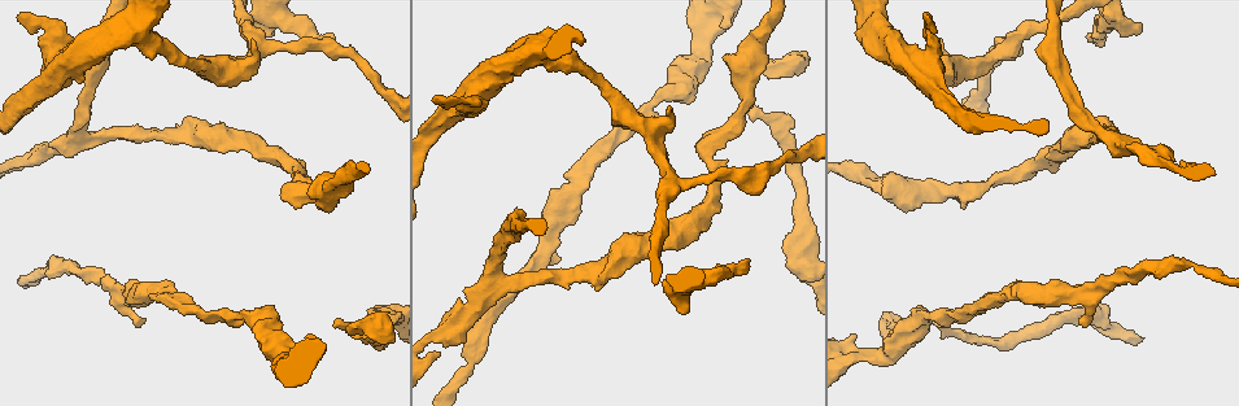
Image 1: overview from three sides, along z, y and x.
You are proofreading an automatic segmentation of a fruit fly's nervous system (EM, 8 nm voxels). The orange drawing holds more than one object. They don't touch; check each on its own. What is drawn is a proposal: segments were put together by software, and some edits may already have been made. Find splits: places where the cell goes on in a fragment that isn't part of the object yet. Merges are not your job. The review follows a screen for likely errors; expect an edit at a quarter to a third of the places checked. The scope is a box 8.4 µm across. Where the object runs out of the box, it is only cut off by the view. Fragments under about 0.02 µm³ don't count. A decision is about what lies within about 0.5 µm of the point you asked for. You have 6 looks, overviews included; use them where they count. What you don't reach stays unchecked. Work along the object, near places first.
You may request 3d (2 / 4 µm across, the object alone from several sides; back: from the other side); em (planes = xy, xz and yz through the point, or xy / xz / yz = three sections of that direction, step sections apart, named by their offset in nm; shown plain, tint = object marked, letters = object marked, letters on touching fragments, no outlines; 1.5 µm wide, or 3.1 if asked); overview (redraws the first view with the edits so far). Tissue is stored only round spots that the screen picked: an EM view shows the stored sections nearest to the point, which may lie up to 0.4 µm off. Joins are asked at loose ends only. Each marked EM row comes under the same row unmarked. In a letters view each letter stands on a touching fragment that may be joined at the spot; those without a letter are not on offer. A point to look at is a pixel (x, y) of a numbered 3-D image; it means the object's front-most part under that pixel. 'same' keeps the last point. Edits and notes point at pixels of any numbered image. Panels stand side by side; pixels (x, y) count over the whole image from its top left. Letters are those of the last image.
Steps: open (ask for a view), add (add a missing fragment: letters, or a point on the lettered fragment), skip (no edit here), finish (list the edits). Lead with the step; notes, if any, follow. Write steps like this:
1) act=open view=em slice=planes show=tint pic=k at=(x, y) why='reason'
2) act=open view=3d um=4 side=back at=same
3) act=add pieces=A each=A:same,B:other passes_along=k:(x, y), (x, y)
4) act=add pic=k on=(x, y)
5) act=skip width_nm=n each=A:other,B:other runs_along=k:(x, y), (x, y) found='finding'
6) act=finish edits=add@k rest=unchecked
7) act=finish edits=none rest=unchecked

act=open view=3d um=4 pic=1 at=(135, 321) why='branch stops here'

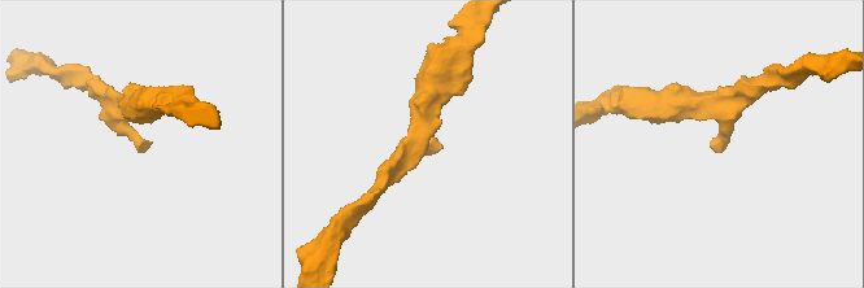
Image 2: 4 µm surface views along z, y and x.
act=open view=em slice=planes show=letters pic=2 at=(135, 147)

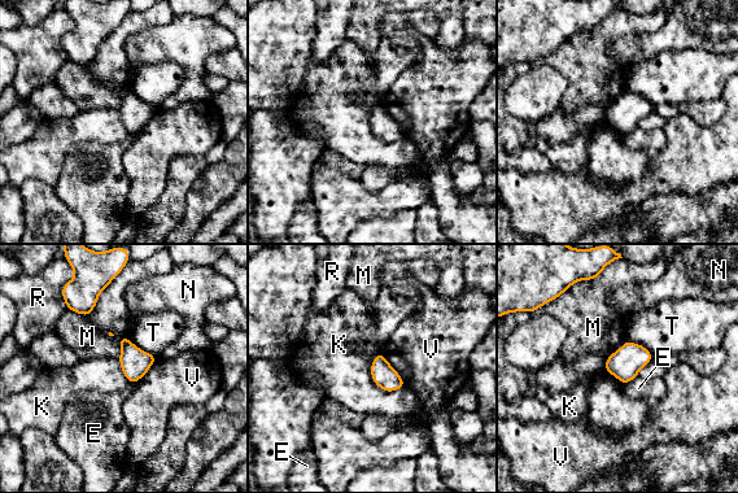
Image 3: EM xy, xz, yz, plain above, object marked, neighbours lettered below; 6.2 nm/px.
act=skip width_nm=150 each=E:other,K:other,M:other,N:other,R:other,T:other,V:other border=3:(379, 350), (371, 379), (404, 388) found='none of them fits'

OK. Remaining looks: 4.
act=open view=em slice=planes show=tint pic=1 at=(667, 111) why='stops while still wide'

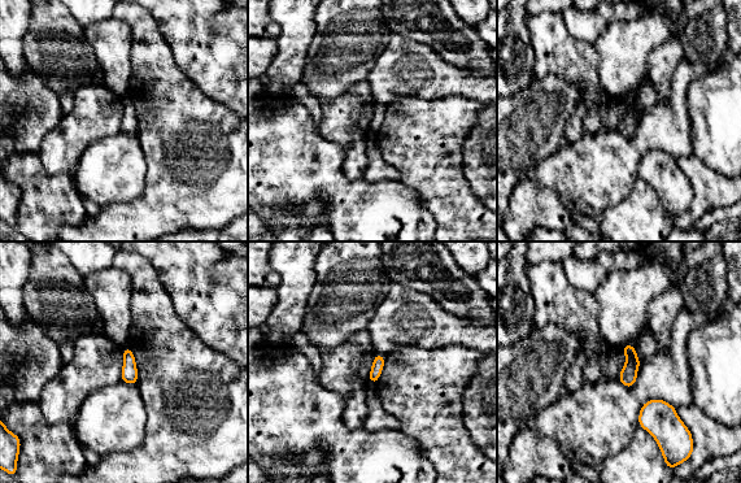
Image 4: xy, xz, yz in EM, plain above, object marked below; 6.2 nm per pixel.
act=open view=em slice=planes show=letters at=same

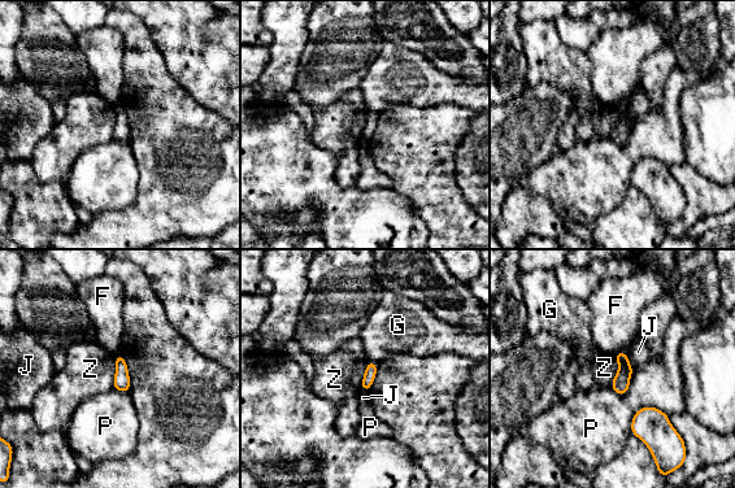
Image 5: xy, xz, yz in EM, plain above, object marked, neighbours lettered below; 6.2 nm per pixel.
act=skip each=F:other,G:other,J:other,P:other,Z:other border=5:(114, 356), (114, 380), (112, 388) found='none of them fits'

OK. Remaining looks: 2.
act=open view=em slice=planes show=letters pic=1 at=(332, 36) why='branch stops here'

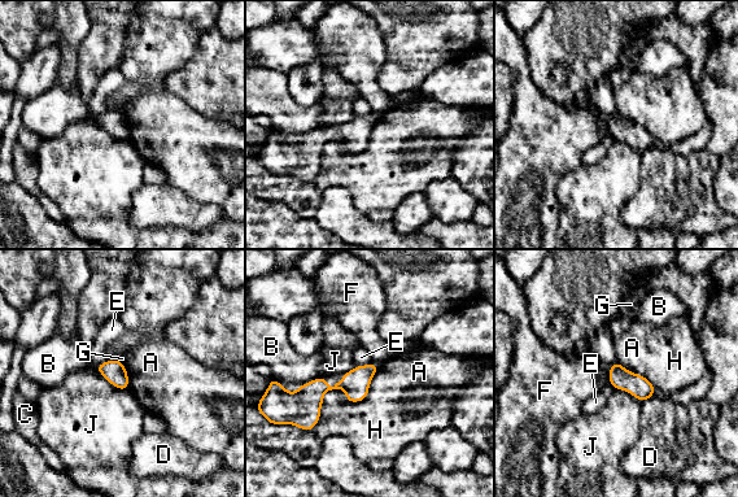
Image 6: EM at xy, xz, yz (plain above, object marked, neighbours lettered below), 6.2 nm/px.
act=skip longest_contact=J:240nm each=A:other,B:other,C:other,D:other,E:other,F:other,G:other,H:other,J:other border=6:(379, 366), (366, 397) found='none of them fits'

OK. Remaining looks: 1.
act=finish edits=none rest=unchecked

